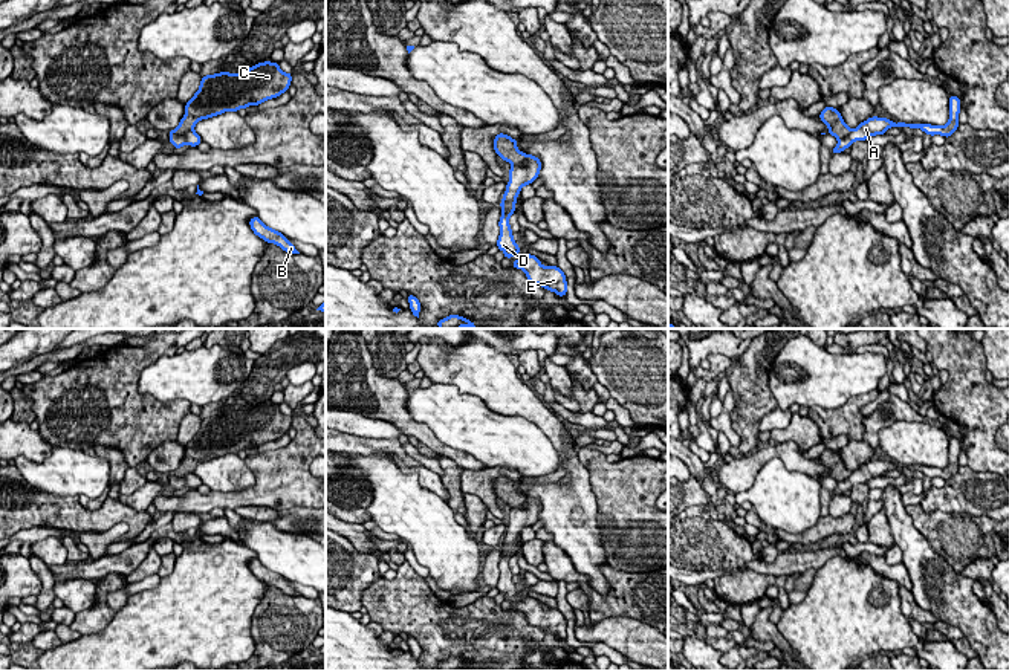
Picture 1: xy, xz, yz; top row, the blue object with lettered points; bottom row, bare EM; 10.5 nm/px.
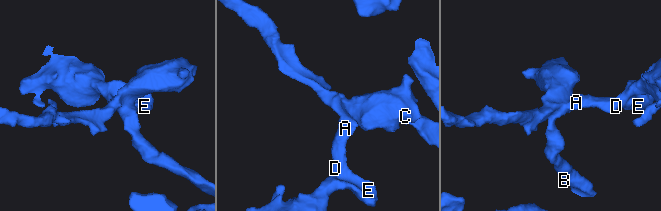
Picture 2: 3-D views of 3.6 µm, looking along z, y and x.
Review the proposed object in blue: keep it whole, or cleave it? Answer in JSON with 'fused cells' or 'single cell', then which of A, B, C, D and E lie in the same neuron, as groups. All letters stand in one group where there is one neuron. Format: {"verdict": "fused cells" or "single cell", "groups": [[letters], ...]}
{"verdict": "fused cells", "groups": [["A", "B", "D", "E"], ["C"]]}

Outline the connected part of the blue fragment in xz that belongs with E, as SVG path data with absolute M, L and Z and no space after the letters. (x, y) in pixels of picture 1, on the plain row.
M526 595L512 605L512 610L521 611L530 625L555 634L558 639L566 639L567 624L558 608L543 608L538 599Z

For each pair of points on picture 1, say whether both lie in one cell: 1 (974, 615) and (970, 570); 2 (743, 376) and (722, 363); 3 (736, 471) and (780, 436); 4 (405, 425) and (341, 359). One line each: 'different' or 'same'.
1: different
2: different
3: different
4: same

